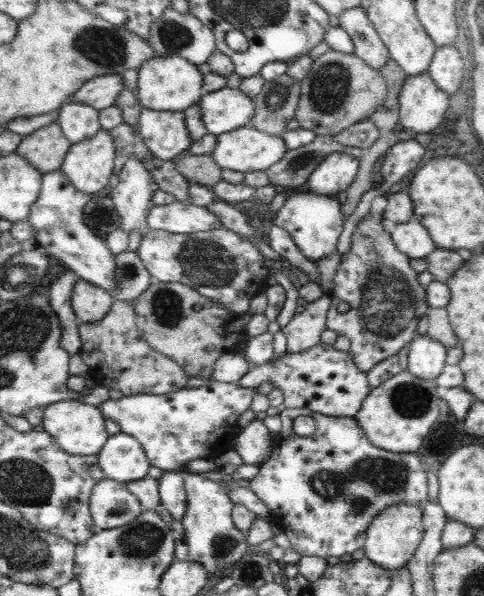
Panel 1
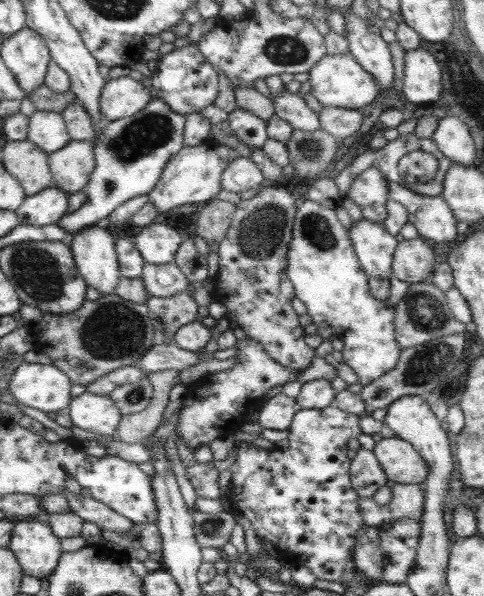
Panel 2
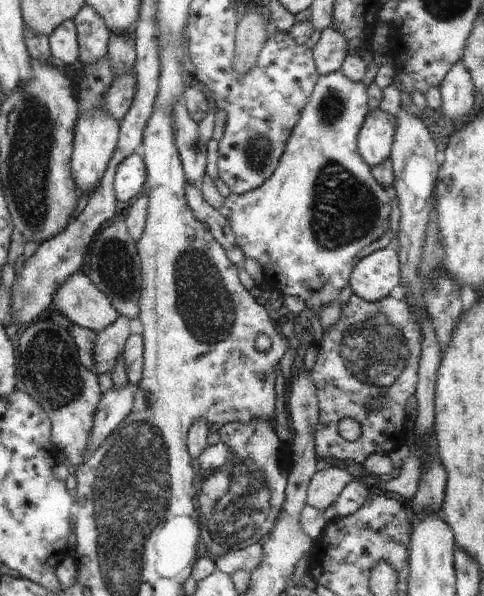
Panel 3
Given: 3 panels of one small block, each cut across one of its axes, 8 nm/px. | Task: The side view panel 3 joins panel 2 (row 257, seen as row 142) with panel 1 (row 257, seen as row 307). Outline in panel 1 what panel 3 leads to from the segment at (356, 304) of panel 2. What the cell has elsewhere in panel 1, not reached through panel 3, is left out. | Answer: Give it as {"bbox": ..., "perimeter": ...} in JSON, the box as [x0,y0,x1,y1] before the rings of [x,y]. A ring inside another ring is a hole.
{"bbox":[272,192,344,262],"perimeter":[[[295,192],[285,200],[284,205],[272,215],[272,224],[284,228],[298,251],[310,261],[317,262],[324,256],[337,252],[338,238],[344,228],[344,216],[340,211],[340,203],[336,197],[316,193]]]}

